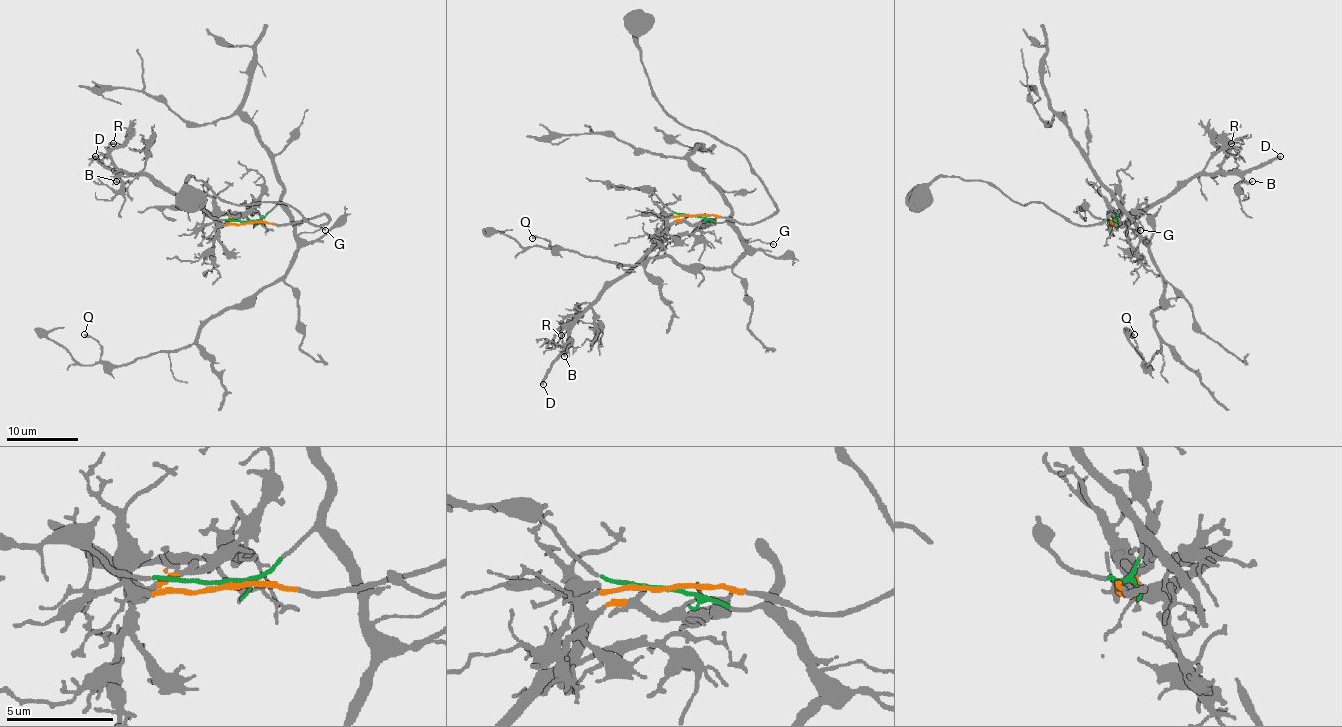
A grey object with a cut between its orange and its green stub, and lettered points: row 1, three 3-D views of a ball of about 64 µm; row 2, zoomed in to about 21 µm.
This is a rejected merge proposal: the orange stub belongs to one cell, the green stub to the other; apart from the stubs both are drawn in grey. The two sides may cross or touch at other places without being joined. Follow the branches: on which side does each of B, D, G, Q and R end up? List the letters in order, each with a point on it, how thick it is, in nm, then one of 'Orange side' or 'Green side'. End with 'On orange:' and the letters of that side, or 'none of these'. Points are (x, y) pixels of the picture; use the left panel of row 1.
B: Place: (116, 181). Thickness 120 nm. Orange side
D: Place: (95, 156). Thickness 320 nm. Orange side
G: Place: (325, 230). Thickness 140 nm. Green side
Q: Place: (84, 334). Thickness 280 nm. Green side
R: Place: (113, 143). Thickness 130 nm. Orange side
On orange: B, D, R

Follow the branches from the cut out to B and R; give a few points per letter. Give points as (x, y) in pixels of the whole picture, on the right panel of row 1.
B: (1111, 223), (1131, 223), (1156, 202), (1172, 194), (1188, 178), (1222, 173), (1240, 175), (1249, 182), (1252, 180)
R: (1111, 223), (1131, 223), (1197, 175), (1213, 175), (1226, 155), (1240, 144), (1231, 143)

